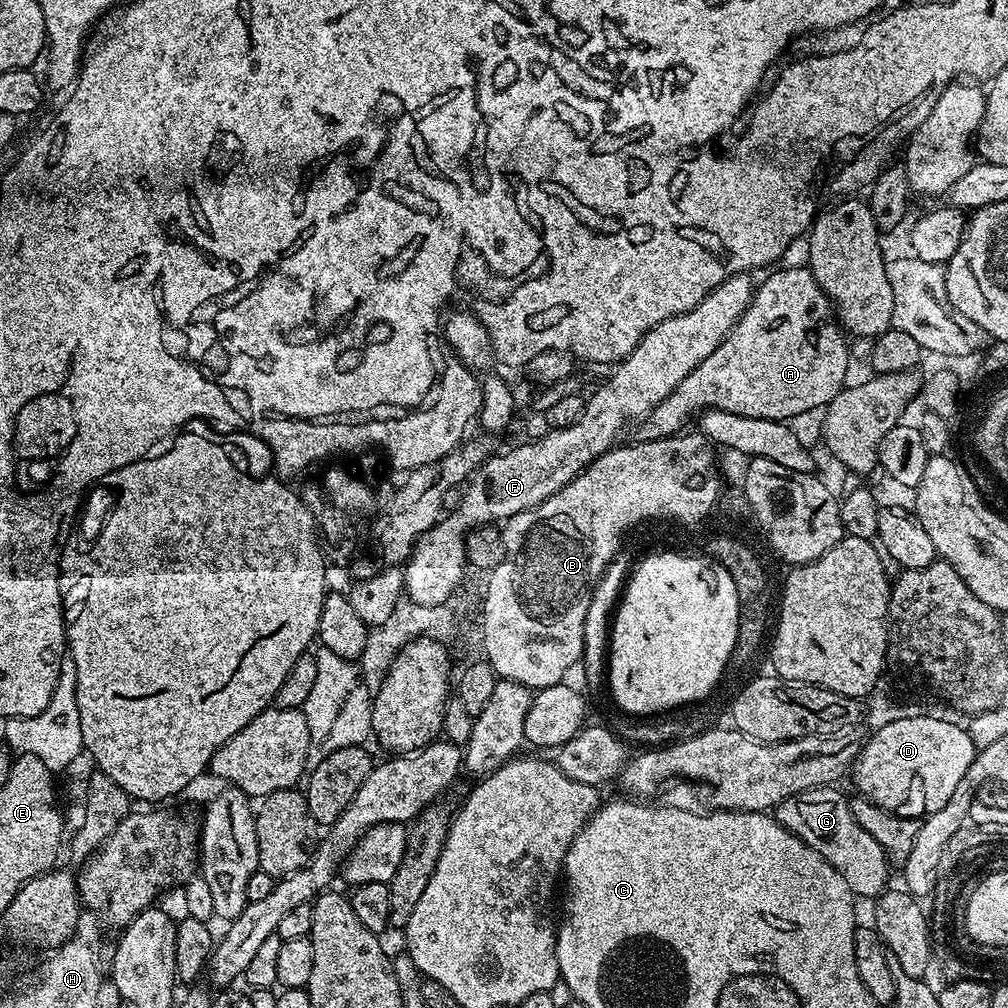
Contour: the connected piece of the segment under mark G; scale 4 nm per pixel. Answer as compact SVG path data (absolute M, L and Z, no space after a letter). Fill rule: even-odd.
M821 786L805 792L794 794L790 798L782 798L774 809L776 821L790 834L797 836L810 850L814 850L850 886L853 897L871 896L876 898L889 887L888 855L874 842L874 837L868 831L862 830L858 822L854 822L854 814L848 805L849 797L843 796L836 786Z

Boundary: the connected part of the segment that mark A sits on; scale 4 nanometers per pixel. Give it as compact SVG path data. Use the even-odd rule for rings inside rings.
M801 266L801 268L780 268L780 269L779 268L780 267L777 267L775 270L772 270L772 271L777 270L777 272L770 273L769 276L766 277L765 280L761 282L761 284L759 281L759 283L755 285L752 294L752 301L748 303L748 309L744 311L744 313L742 314L742 318L730 330L730 334L728 335L728 337L725 338L725 340L722 343L720 343L720 345L718 346L718 350L714 350L714 354L710 354L710 358L706 358L699 366L696 367L696 369L694 369L694 371L692 371L690 374L686 374L686 378L682 378L682 382L680 383L680 385L676 387L675 390L673 390L672 393L670 393L670 395L667 396L666 399L662 401L662 403L660 403L658 406L654 406L654 410L652 411L651 417L645 419L643 423L639 425L639 428L641 427L639 433L641 437L655 438L657 436L675 436L677 435L677 433L681 431L681 429L685 427L685 425L687 425L684 423L686 423L687 420L690 419L692 415L693 415L692 416L693 419L693 417L695 417L697 414L709 408L726 410L730 414L738 414L739 416L745 416L746 418L770 418L771 420L782 420L785 422L792 422L795 421L794 419L795 416L800 416L803 414L803 412L812 412L815 410L815 408L823 409L828 403L830 403L833 400L833 398L836 395L838 395L842 391L842 389L844 388L844 379L846 378L846 362L850 358L850 344L847 344L847 342L849 343L849 341L846 339L845 333L842 331L839 323L837 323L837 321L834 319L834 309L831 300L829 300L827 294L823 292L822 289L820 289L820 287L818 286L818 282L813 278L811 268L807 266Z

